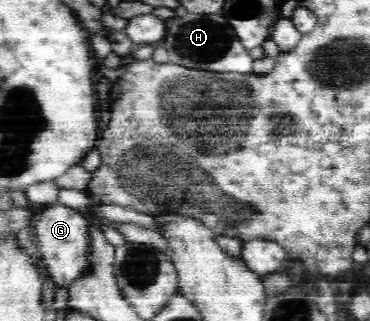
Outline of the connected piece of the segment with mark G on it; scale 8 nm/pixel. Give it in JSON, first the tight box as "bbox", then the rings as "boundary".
{"bbox":[24,201,95,288],"boundary":[[[58,201],[46,204],[46,208],[42,210],[40,218],[36,224],[36,238],[38,242],[32,244],[32,240],[24,242],[24,256],[27,260],[34,262],[42,262],[46,266],[46,272],[52,276],[52,280],[56,284],[60,284],[62,288],[70,286],[80,274],[92,274],[95,272],[95,264],[92,252],[93,234],[92,227],[89,226],[88,217],[74,208],[68,208],[65,204]]]}

